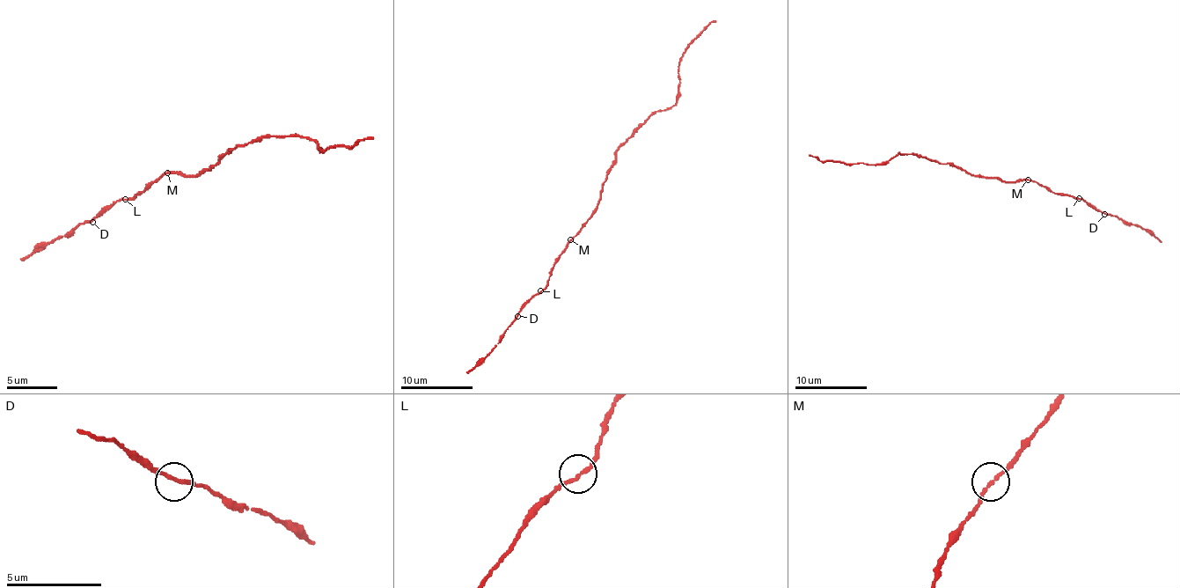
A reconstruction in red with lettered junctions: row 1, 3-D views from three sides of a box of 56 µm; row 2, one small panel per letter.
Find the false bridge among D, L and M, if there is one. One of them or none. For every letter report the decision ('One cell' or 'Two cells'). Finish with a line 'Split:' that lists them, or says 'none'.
D: One cell
L: One cell
M: One cell
Split: none

